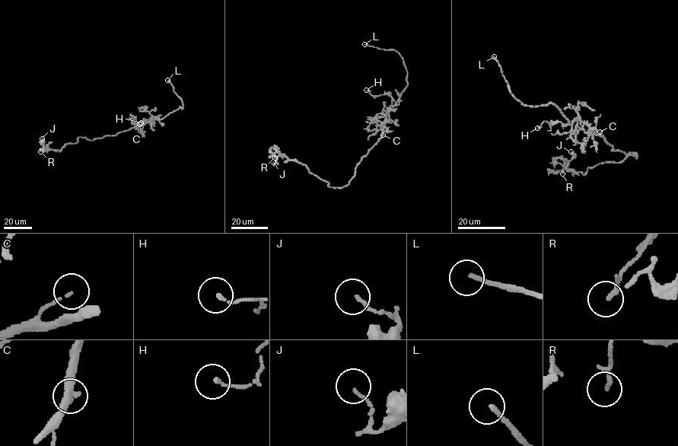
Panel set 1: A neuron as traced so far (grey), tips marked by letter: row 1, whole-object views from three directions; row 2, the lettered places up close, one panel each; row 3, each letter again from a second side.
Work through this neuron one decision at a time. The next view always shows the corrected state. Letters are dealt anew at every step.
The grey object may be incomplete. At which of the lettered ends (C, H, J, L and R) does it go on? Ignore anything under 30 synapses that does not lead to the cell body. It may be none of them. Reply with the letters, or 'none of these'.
L

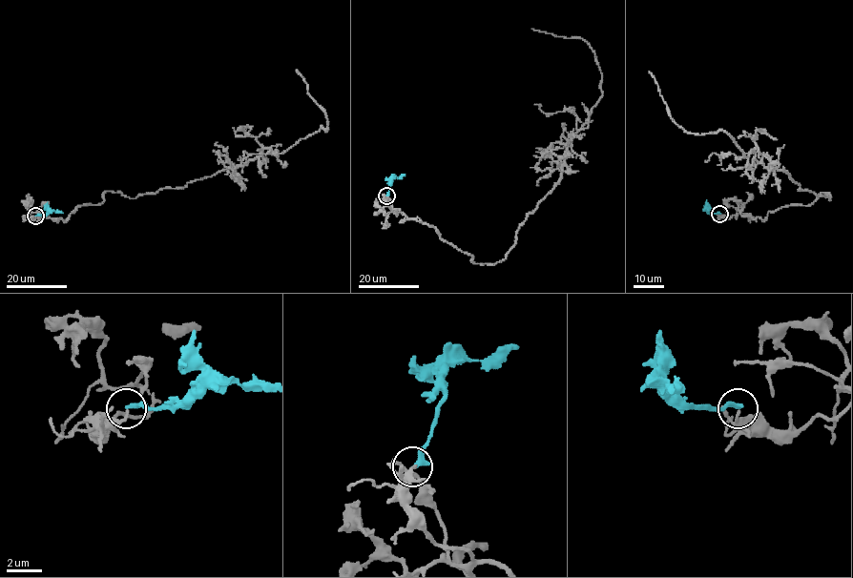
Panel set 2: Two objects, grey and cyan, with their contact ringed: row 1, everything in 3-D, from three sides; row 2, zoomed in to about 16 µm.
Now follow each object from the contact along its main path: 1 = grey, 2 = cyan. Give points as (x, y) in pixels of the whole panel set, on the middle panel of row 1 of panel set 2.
1: (386, 196), (391, 209), (434, 226), (473, 263), (505, 259), (602, 93), (587, 42), (531, 29)
2: (386, 196), (391, 181), (405, 175)

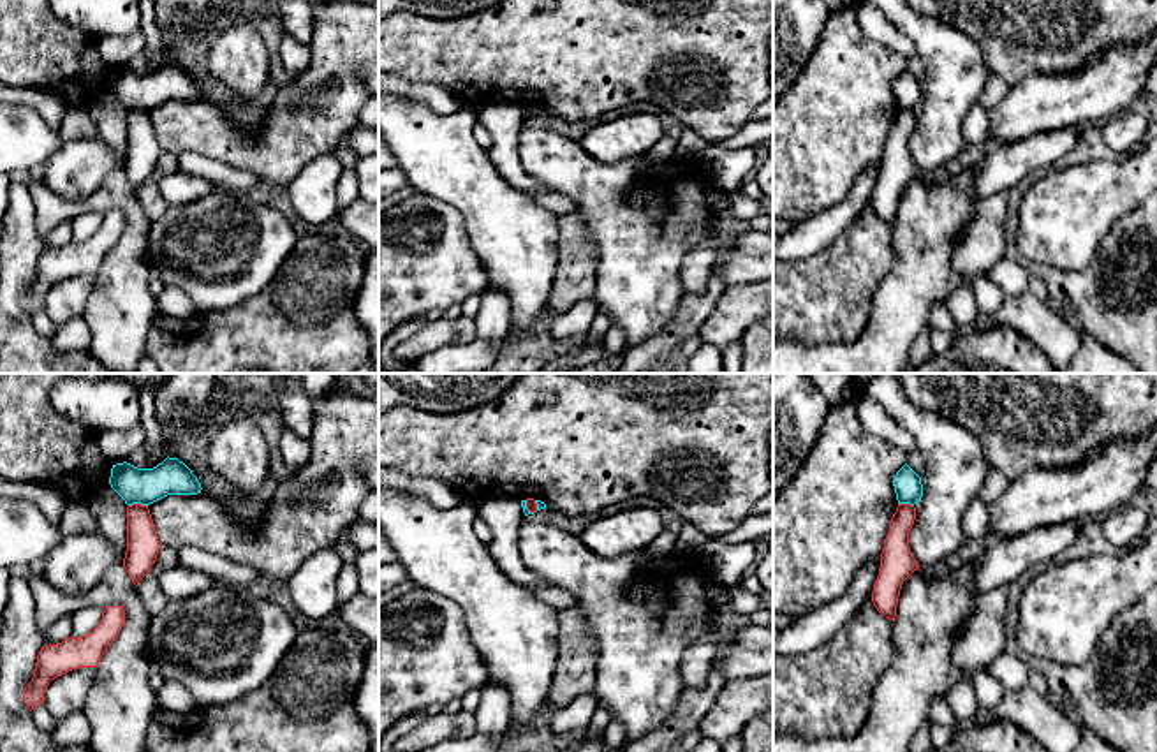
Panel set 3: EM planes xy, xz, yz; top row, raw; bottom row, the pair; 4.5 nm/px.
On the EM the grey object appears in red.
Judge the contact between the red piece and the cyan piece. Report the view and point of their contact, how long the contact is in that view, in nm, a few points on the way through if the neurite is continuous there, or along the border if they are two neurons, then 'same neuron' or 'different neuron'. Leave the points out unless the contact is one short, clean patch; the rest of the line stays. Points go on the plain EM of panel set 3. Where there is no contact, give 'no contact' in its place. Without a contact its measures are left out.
contact xy (138, 110); length 90 nm; border xy (147, 110), (129, 111); different neuron

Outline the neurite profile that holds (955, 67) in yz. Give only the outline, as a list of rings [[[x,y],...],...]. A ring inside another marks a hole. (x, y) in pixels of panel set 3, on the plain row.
[[[870,0],[914,44],[925,65],[925,95],[909,139],[919,174],[944,171],[963,148],[962,122],[979,102],[991,74],[979,44],[967,33],[912,9],[907,0]]]

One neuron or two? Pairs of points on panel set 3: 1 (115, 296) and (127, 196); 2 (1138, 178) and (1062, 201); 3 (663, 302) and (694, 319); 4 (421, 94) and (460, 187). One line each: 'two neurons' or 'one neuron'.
1: one neuron
2: one neuron
3: two neurons
4: two neurons

